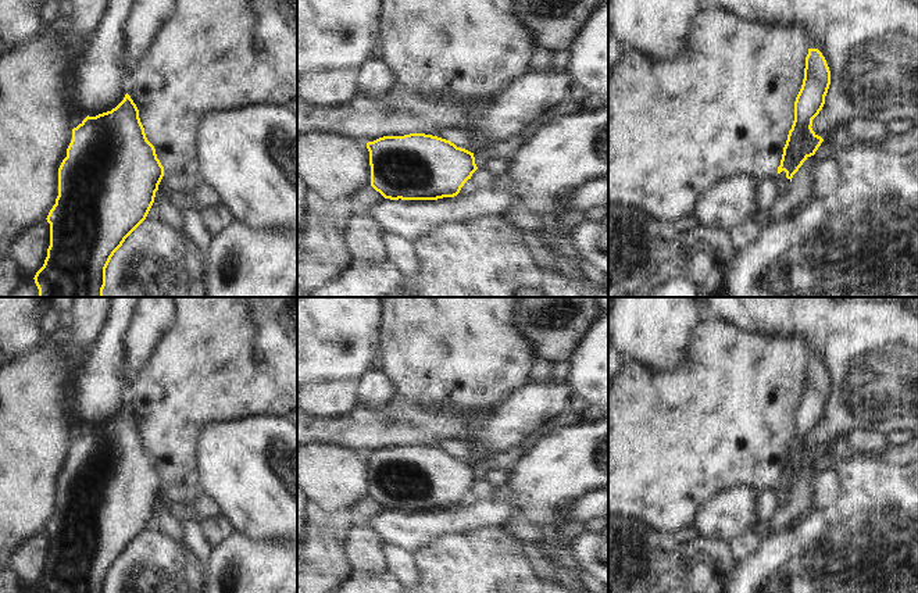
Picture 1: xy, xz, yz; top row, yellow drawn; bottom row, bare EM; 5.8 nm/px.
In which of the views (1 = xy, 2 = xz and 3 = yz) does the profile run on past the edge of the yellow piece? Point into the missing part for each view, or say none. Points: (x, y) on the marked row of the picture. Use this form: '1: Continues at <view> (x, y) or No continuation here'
1: No continuation here
2: No continuation here
3: No continuation here

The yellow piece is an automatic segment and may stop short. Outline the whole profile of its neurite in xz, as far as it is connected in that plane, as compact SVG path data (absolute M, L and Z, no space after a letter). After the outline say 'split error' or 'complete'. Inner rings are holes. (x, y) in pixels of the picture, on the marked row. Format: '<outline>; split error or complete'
M425 133L383 136L367 149L371 186L390 200L454 197L478 169L474 153Z; complete

